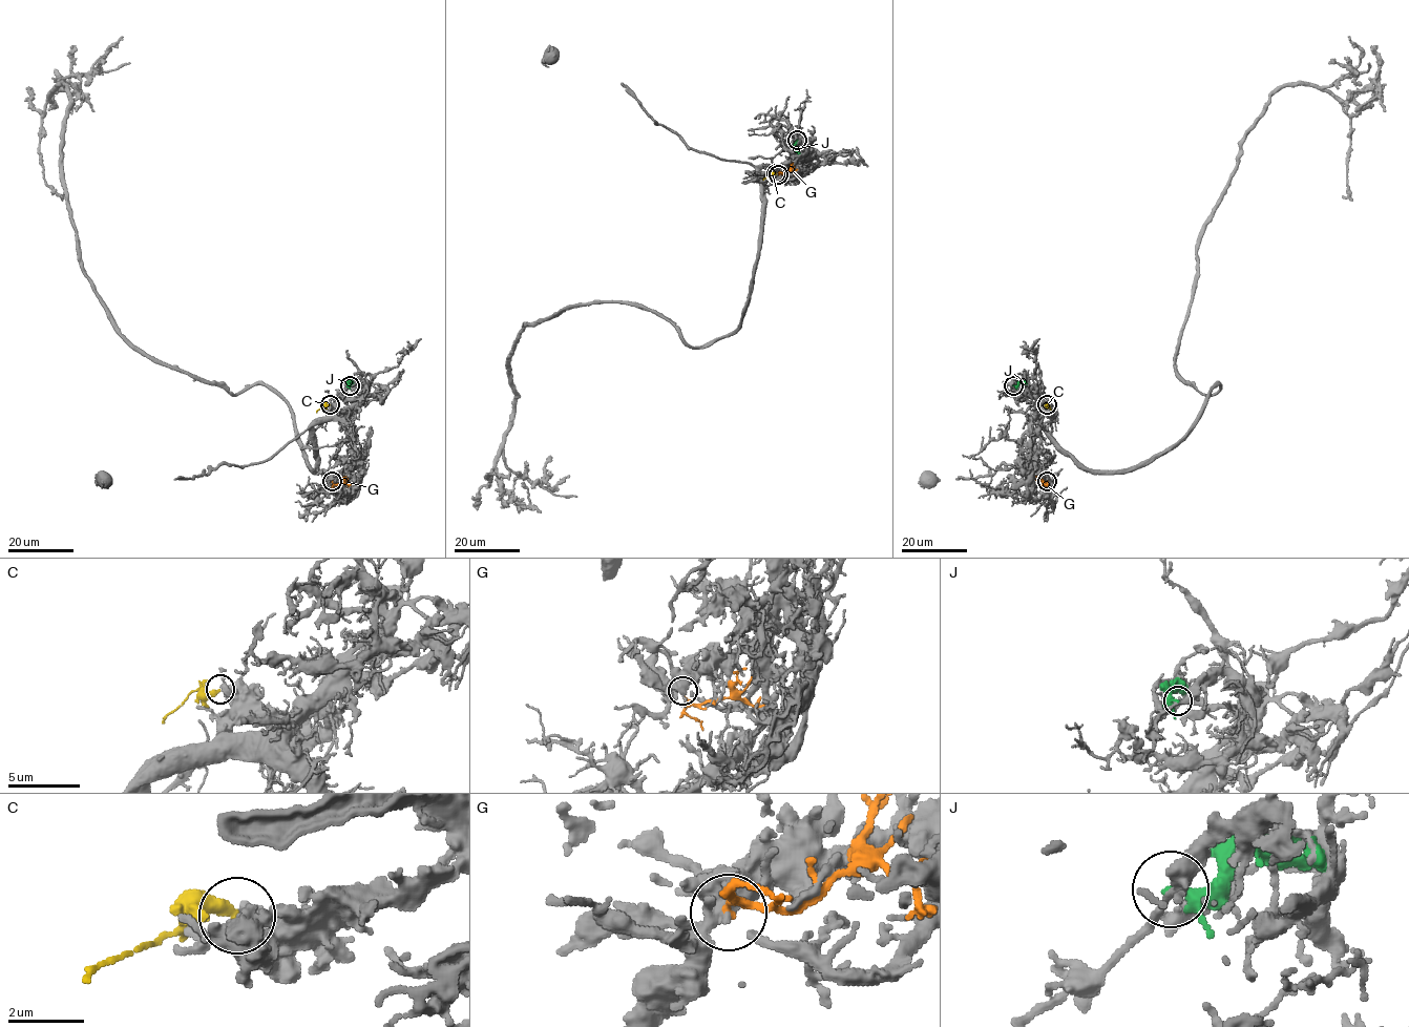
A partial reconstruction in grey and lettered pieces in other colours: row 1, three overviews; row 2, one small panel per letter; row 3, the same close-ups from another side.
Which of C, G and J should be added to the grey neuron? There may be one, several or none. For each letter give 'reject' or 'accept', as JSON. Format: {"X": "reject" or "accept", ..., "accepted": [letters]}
{"C": "accept", "G": "reject", "J": "reject", "accepted": ["C"]}

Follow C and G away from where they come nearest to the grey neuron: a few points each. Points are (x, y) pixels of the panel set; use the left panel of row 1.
C: (330, 404), (322, 405), (316, 413)
G: (332, 481), (341, 483), (345, 476)

